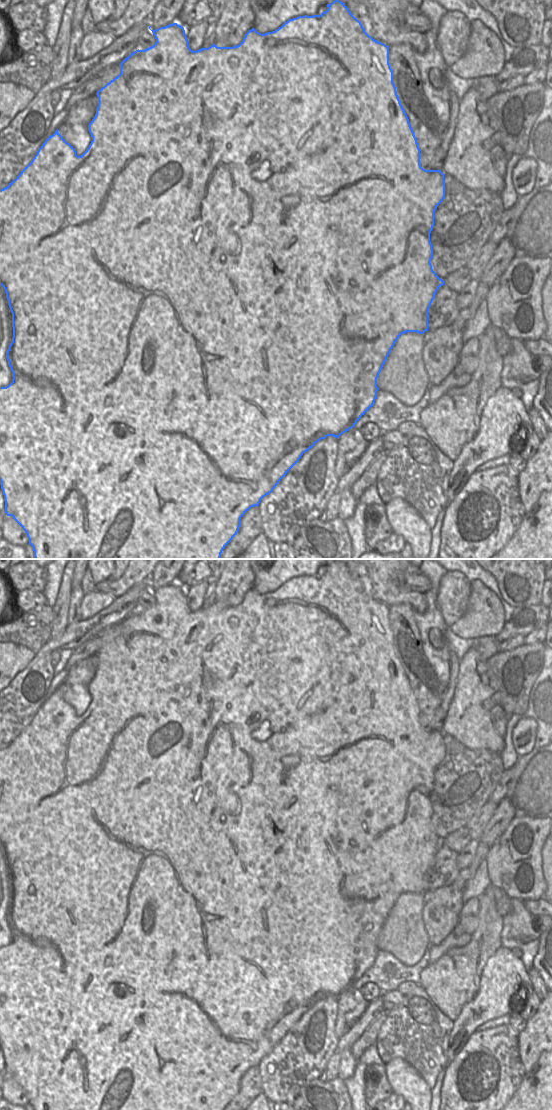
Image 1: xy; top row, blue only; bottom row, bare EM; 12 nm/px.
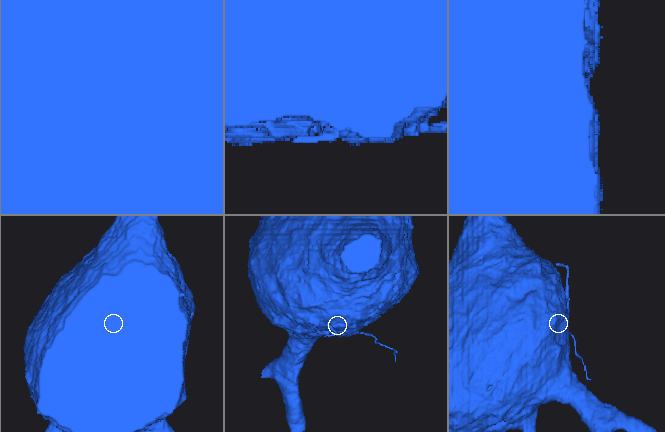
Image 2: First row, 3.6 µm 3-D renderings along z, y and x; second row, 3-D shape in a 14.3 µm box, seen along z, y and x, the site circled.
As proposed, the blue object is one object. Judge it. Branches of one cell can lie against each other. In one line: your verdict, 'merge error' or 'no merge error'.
merge error

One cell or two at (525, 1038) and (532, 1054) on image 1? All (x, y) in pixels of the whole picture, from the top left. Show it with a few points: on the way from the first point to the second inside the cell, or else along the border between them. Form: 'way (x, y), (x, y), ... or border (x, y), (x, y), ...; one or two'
way (529, 1042), (531, 1050); one

